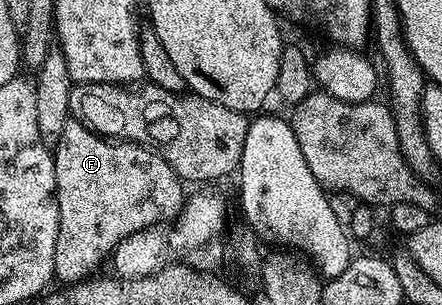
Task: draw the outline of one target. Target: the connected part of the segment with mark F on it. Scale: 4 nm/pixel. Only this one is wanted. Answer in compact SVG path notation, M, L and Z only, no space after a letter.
M71 117L65 122L63 133L59 137L57 146L52 148L53 164L55 165L55 181L57 182L57 204L59 205L59 237L55 241L55 269L54 276L58 280L62 279L62 284L76 285L86 277L92 276L93 271L101 262L108 260L112 256L113 250L119 246L123 239L131 237L135 233L145 231L149 227L168 224L170 221L177 218L182 207L185 206L187 198L186 188L183 186L183 180L173 172L169 162L161 156L161 152L149 145L141 143L131 143L128 141L110 141L103 135L96 135L93 130L86 127L80 119Z

